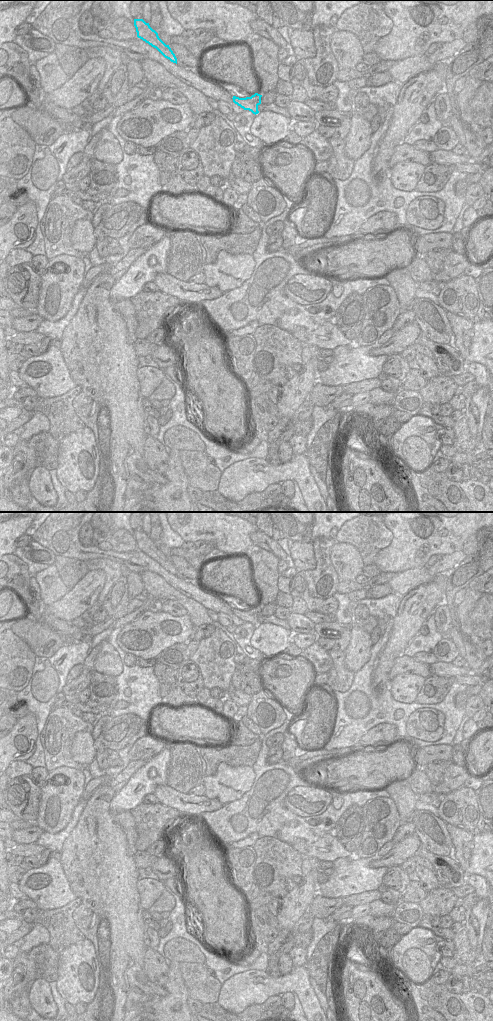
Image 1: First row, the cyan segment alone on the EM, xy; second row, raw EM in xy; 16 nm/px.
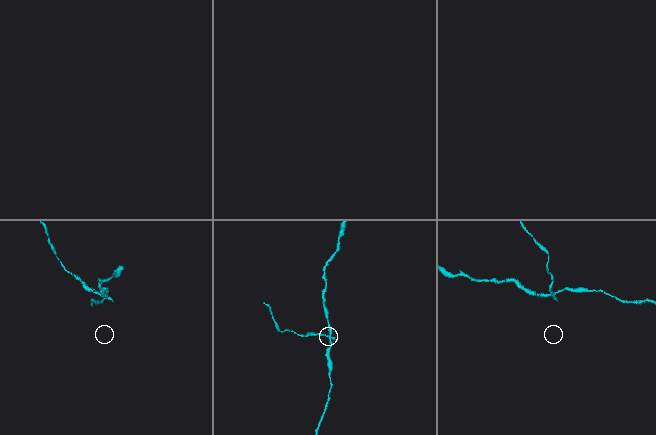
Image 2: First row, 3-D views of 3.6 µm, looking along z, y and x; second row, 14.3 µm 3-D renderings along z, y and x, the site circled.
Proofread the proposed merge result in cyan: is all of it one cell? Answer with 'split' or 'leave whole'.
split

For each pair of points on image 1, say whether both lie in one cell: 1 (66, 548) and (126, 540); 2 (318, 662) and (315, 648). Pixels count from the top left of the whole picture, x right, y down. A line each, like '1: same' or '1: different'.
1: different
2: same

